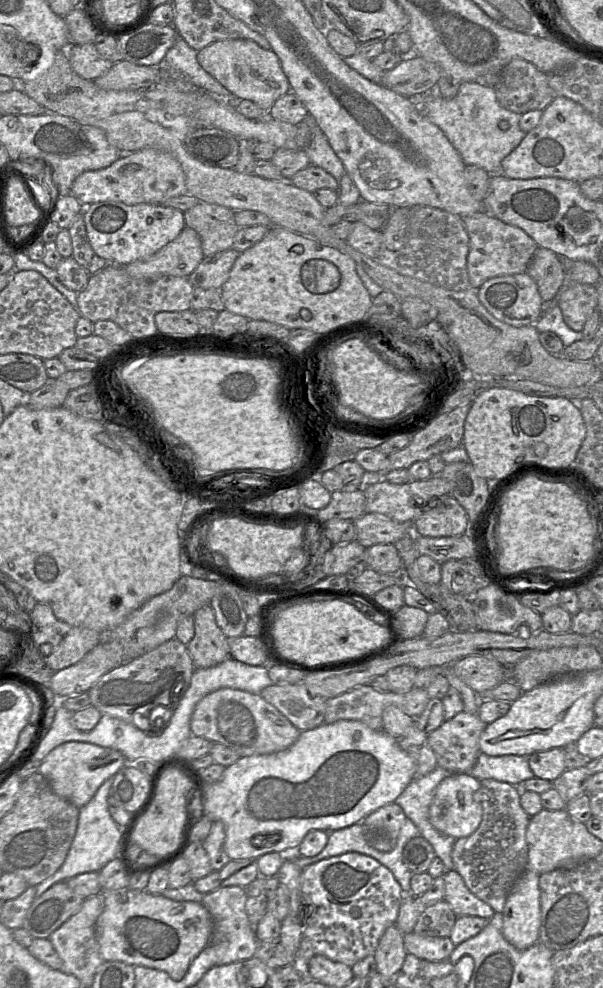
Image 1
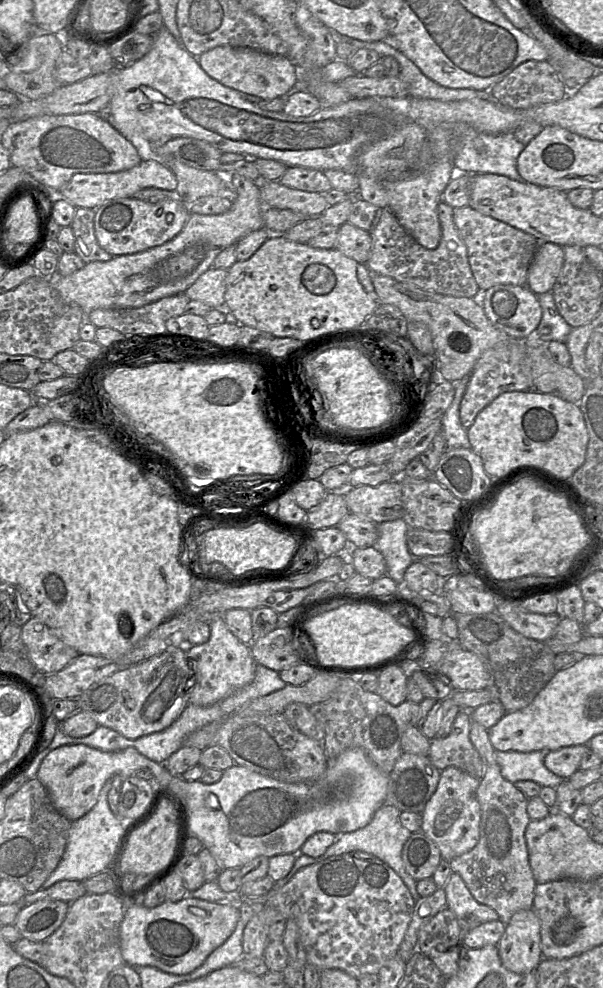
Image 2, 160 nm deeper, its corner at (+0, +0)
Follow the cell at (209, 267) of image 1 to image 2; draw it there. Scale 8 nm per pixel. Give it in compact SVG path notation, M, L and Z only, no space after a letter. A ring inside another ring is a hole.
M210 268L184 292L190 300L201 301L211 309L224 308L227 270Z

